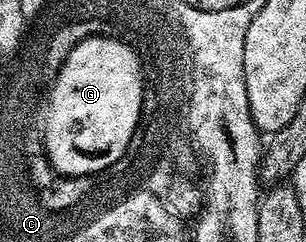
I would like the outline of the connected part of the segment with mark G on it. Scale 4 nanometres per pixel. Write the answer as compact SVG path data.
M91 36L88 40L82 40L76 48L71 49L71 53L64 60L64 64L59 68L54 79L50 81L51 89L47 92L47 109L41 115L42 125L42 146L45 153L45 160L48 160L56 168L60 177L89 176L95 172L103 171L113 162L117 162L129 146L130 139L135 135L136 129L140 127L139 116L143 112L143 90L145 87L145 73L141 67L141 57L139 53L124 39L114 36Z

